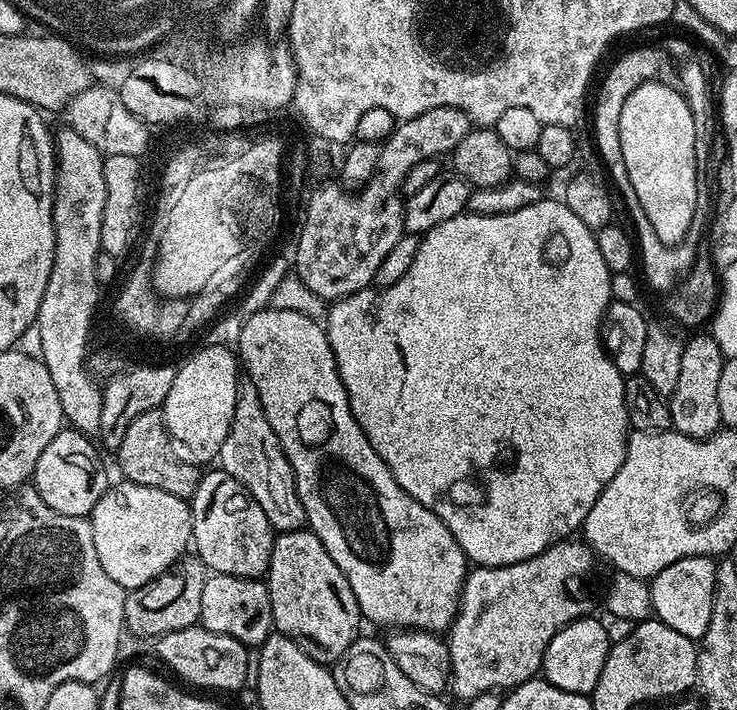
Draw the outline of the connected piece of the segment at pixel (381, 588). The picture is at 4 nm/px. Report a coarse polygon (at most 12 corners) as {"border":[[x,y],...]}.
{"border":[[244,320],[238,360],[365,621],[447,633],[468,557],[398,486],[327,331]]}

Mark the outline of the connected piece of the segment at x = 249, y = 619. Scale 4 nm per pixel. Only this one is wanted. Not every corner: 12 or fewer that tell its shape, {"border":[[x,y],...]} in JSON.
{"border":[[221,572],[202,586],[199,627],[246,646],[272,635],[268,585]]}

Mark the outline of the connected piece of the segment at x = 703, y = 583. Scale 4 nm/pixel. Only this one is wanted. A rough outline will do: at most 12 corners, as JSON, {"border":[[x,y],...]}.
{"border":[[691,556],[651,577],[655,619],[699,642],[716,565]]}

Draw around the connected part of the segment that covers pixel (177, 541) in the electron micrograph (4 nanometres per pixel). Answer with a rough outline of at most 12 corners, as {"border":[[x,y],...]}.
{"border":[[113,483],[90,523],[102,570],[131,590],[189,551],[189,501]]}

